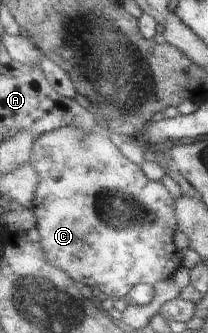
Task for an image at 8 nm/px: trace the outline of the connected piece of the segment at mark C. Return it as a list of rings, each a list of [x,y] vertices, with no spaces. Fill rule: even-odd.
[[[64,126],[48,133],[40,134],[34,141],[32,147],[32,154],[28,158],[30,166],[38,172],[39,175],[39,190],[37,191],[37,198],[34,201],[33,210],[36,213],[36,226],[38,226],[40,233],[39,244],[42,244],[46,251],[46,260],[52,266],[58,266],[60,270],[66,271],[71,275],[72,279],[76,280],[77,285],[91,286],[91,288],[99,288],[105,298],[111,297],[115,299],[124,299],[134,286],[138,283],[148,283],[150,285],[156,282],[164,282],[166,278],[171,278],[178,268],[182,266],[182,254],[180,249],[176,248],[174,243],[174,236],[177,232],[177,218],[175,217],[175,201],[166,189],[166,186],[161,182],[152,182],[148,180],[139,164],[131,162],[114,142],[109,138],[109,132],[103,130],[95,130],[86,134],[80,128],[72,126]]]

